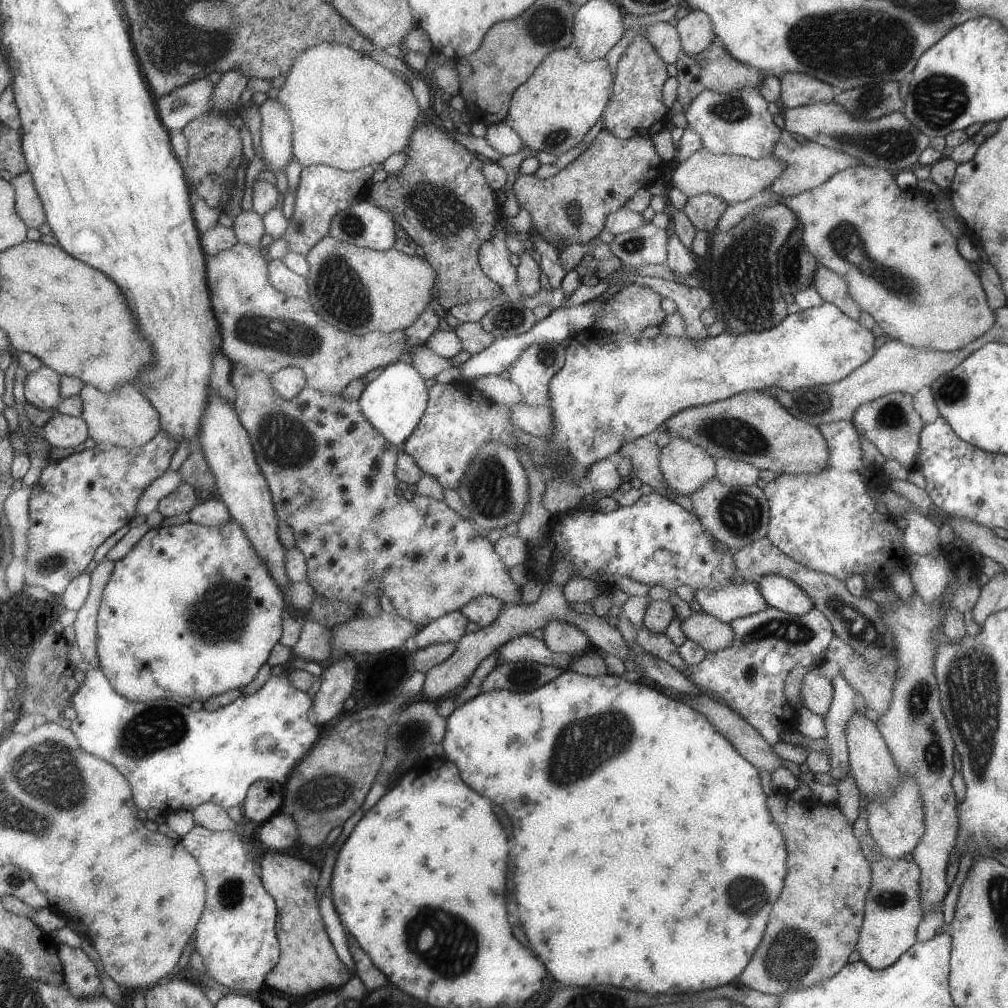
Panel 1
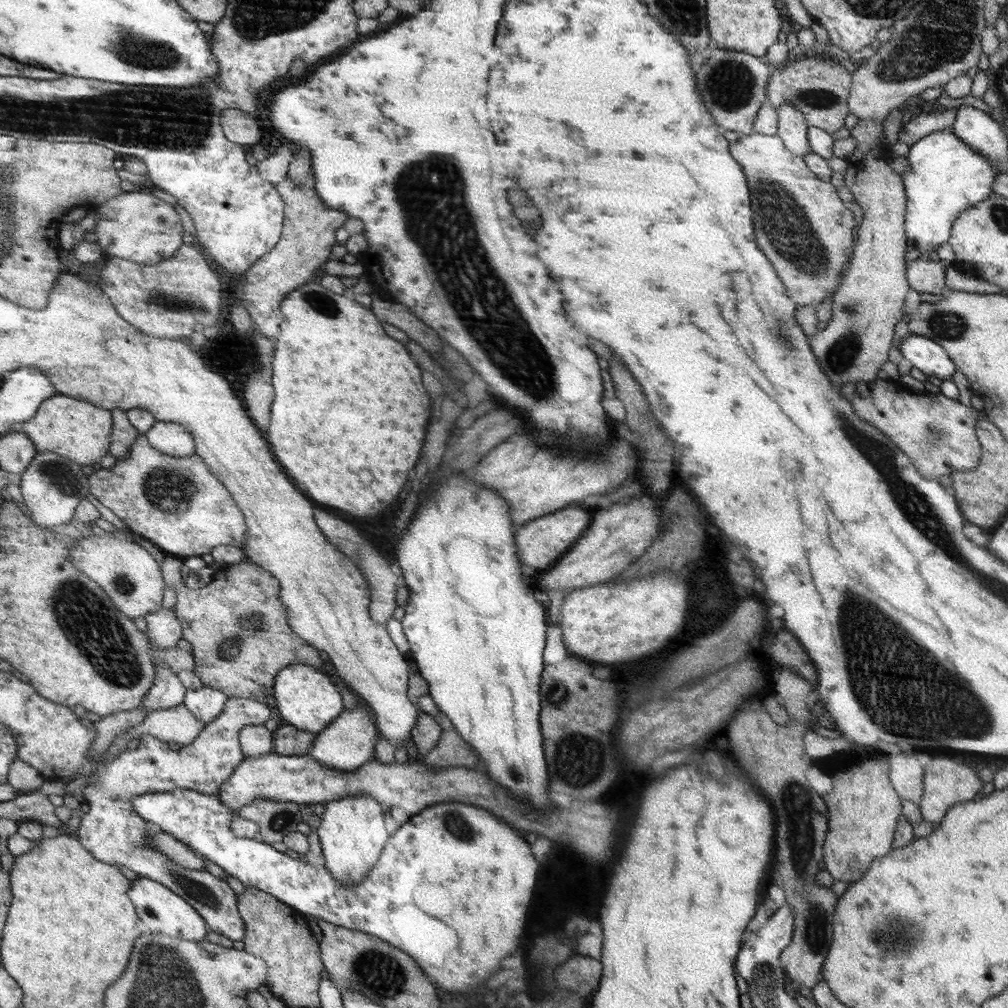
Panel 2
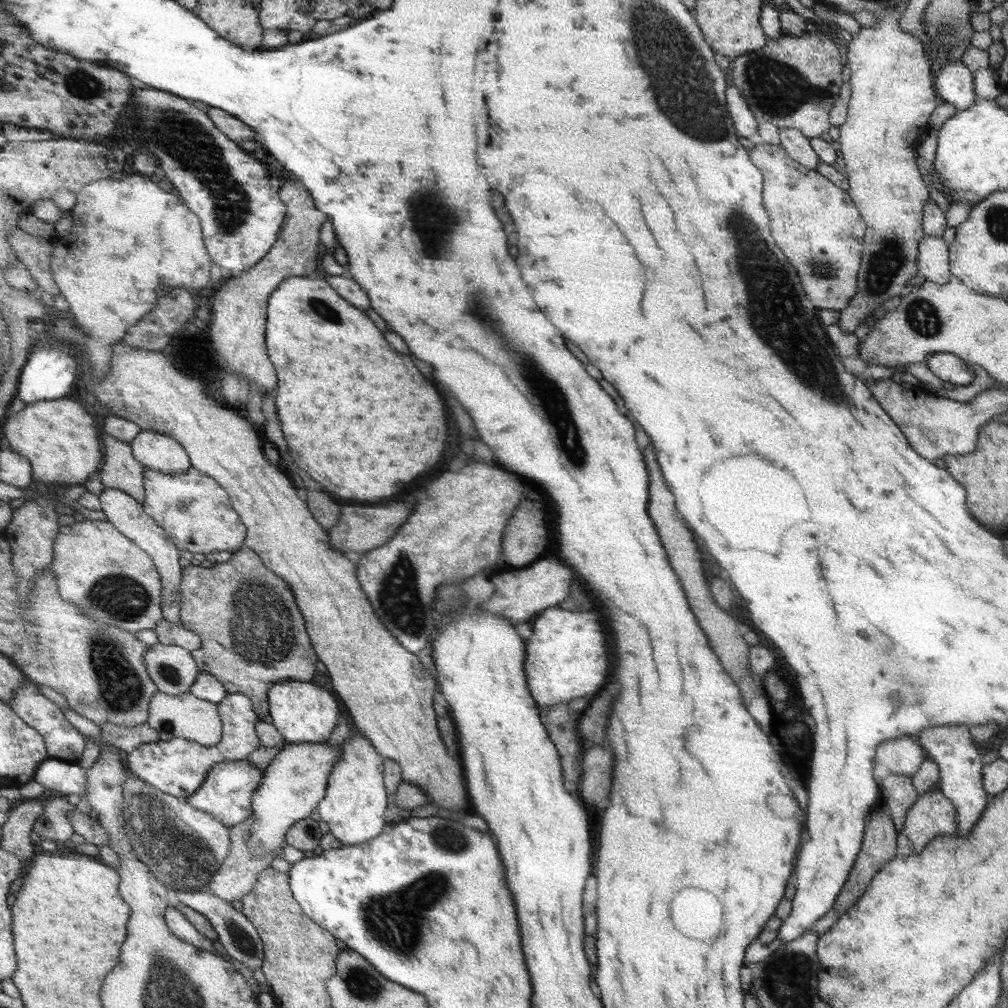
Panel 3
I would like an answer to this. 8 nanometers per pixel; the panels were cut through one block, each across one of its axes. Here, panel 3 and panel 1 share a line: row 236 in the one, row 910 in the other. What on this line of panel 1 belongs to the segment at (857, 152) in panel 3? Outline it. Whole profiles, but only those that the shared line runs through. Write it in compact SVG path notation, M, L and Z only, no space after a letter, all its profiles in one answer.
M904 859L871 862L871 887L864 906L863 927L855 950L871 969L883 969L896 963L917 940L917 926L924 909L919 896L920 869Z

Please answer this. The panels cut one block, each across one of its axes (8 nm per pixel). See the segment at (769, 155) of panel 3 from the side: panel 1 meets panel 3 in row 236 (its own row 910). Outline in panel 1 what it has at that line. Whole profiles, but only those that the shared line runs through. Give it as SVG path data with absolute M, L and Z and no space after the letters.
M771 790L768 808L773 824L784 836L785 848L788 850L785 896L775 902L769 914L765 944L757 948L757 956L749 960L749 968L745 968L734 982L761 994L779 996L827 980L840 972L847 963L863 927L864 906L867 902L867 888L871 887L872 870L869 870L869 864L861 854L861 848L851 832L851 824L835 806L825 806L811 798L793 802L783 794L773 794Z

